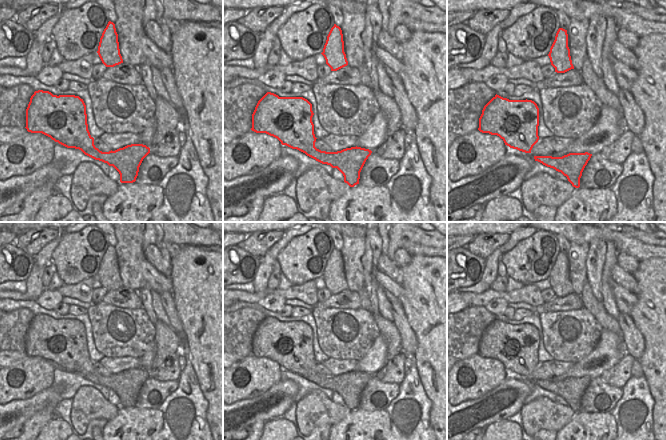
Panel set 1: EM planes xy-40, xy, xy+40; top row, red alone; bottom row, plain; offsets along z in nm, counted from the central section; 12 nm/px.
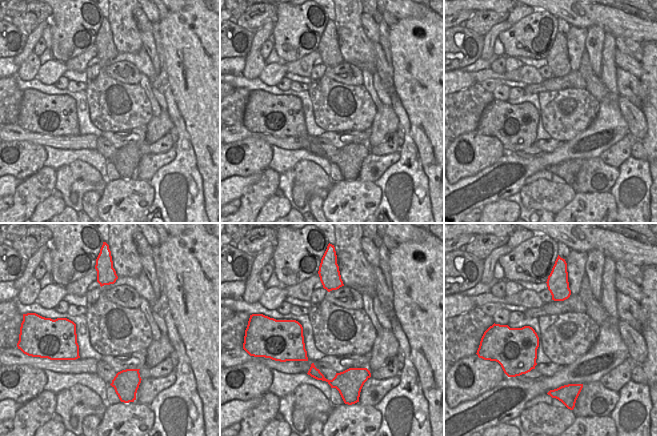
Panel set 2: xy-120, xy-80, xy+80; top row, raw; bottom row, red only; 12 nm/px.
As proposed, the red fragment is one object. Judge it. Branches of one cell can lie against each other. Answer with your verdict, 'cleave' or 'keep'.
keep

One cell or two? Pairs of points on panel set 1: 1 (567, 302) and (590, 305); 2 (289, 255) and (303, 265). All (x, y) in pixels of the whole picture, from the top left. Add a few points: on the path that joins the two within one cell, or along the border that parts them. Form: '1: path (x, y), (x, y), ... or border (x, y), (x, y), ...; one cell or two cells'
1: border (579, 295), (583, 306); two cells
2: path (292, 258), (300, 262); one cell

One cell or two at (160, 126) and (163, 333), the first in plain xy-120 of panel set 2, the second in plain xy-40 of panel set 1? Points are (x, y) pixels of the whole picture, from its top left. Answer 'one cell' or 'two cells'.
one cell

